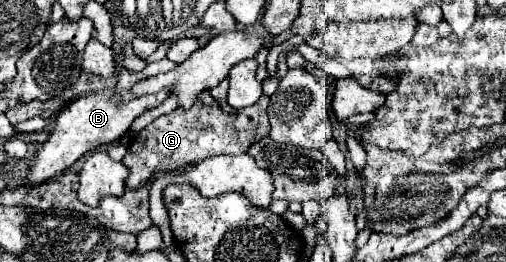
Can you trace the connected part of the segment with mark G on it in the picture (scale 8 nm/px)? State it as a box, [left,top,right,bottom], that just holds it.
[122,91,270,189]

